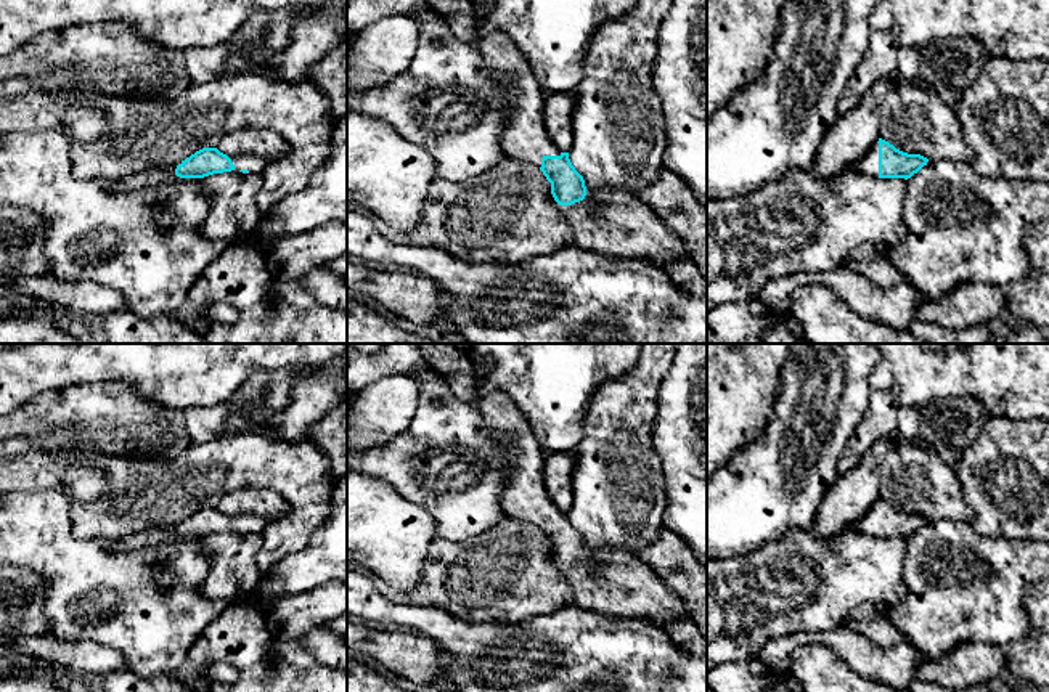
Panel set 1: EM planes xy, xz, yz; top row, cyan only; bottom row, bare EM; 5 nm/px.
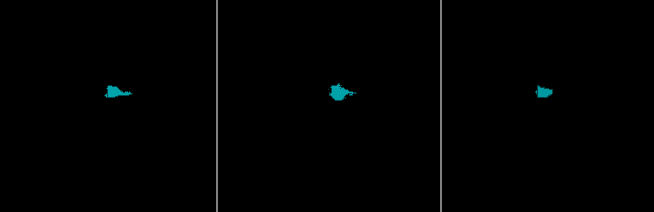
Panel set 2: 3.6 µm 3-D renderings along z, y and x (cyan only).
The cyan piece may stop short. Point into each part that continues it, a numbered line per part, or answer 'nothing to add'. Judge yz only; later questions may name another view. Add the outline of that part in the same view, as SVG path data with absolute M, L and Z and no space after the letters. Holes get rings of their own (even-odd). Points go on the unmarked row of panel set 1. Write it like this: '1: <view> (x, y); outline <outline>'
1: yz (868, 525); outline M874 503L866 515L853 522L848 530L867 536L879 536L879 503Z

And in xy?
1: xy (254, 524); outline M236 515L230 519L236 531L249 530L252 533L260 533L268 525L268 520L259 515Z

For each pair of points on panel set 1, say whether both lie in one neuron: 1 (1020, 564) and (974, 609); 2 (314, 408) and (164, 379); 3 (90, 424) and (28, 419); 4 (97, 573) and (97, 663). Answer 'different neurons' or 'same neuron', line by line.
1: same neuron
2: different neurons
3: same neuron
4: different neurons

